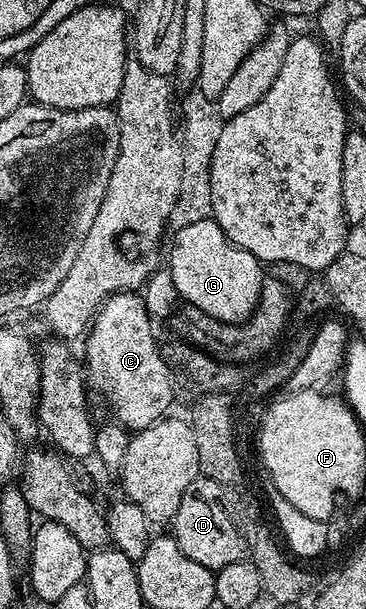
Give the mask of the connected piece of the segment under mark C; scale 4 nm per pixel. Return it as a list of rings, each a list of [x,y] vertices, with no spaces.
[[[137,291],[117,292],[112,294],[98,308],[94,322],[84,337],[86,343],[86,360],[84,356],[84,375],[88,381],[91,393],[99,392],[110,403],[110,412],[122,417],[127,424],[143,425],[154,420],[165,408],[170,398],[170,387],[167,379],[170,377],[168,366],[160,351],[160,344],[154,341],[155,325],[150,319],[141,295]]]

